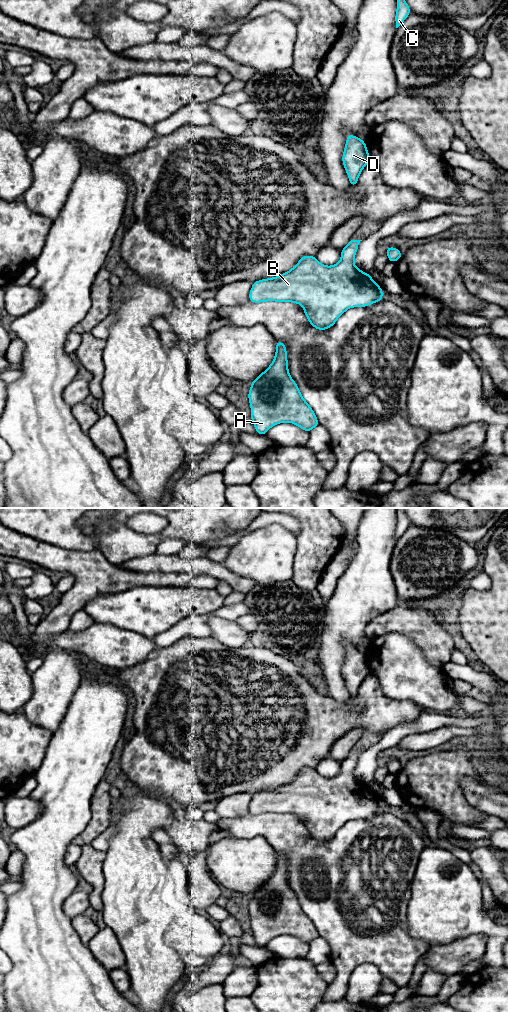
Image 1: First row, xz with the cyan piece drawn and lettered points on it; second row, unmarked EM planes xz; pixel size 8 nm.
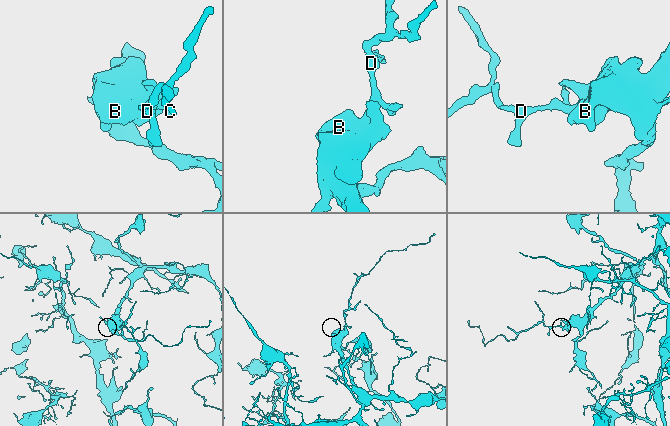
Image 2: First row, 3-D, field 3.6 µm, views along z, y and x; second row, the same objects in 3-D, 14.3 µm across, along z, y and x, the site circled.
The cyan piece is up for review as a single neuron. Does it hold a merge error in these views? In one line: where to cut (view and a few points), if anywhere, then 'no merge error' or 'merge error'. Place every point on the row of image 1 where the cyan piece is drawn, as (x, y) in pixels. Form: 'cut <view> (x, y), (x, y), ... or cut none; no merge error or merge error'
cut none; no merge error

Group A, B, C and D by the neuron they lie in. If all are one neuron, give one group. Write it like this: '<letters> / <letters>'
A B C D

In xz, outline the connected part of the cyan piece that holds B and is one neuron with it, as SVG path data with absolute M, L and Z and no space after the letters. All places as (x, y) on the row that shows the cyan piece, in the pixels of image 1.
M352 238L341 249L340 261L333 266L325 266L315 256L305 255L286 273L254 282L249 293L249 301L298 303L303 306L303 312L314 328L329 329L351 307L365 307L383 299L383 290L380 286L369 273L359 270L354 264L354 257L361 241Z

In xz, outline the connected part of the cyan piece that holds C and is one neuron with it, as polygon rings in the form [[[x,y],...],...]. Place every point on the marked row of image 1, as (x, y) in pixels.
[[[397,0],[397,10],[395,16],[396,28],[398,28],[404,20],[411,13],[409,6],[407,5],[405,0]]]

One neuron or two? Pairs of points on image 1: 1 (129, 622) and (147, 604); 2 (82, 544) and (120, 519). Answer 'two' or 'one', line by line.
1: one
2: one

